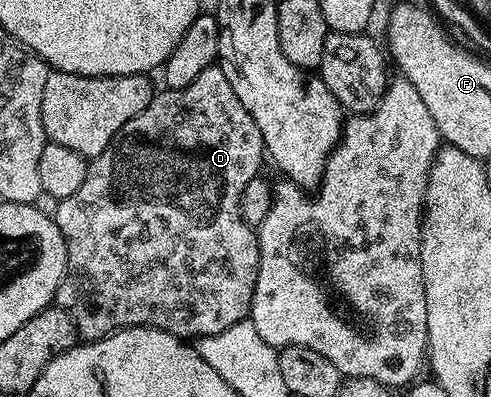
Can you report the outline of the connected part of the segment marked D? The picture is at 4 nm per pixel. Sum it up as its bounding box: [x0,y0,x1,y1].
[53,66,266,341]

